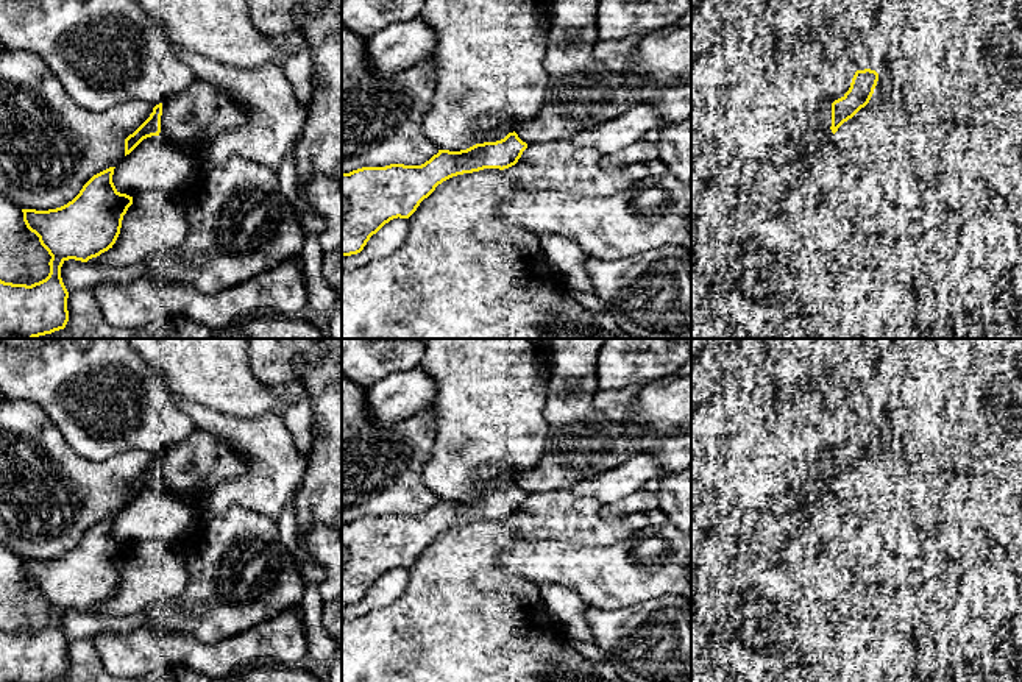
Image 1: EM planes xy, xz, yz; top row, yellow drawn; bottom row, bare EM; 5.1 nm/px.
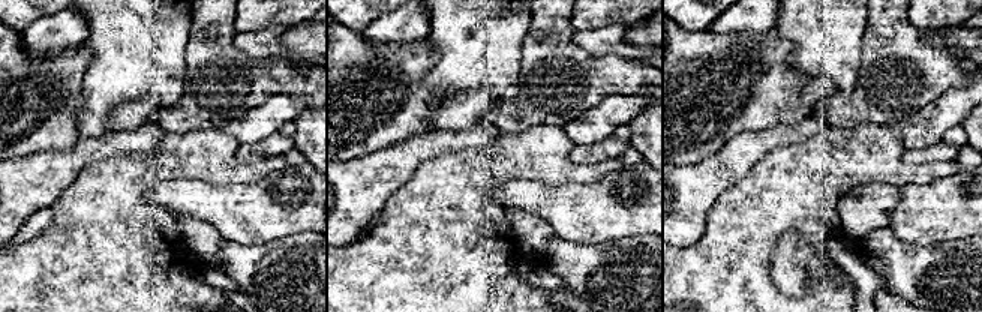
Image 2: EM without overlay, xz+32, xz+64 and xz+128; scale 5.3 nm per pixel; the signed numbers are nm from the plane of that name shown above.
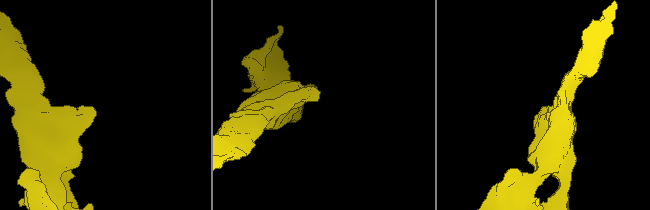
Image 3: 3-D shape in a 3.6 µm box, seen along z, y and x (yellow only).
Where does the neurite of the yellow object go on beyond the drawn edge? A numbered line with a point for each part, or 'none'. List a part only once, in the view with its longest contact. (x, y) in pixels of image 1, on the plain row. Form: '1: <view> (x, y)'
none

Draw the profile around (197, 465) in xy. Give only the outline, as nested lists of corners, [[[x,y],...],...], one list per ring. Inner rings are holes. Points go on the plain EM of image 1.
[[[195,431],[187,440],[162,451],[159,485],[175,498],[198,495],[203,506],[218,484],[247,471],[247,464],[222,437],[206,431]]]

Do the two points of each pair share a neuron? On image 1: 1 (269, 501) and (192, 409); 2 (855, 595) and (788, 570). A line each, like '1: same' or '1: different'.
1: same
2: different

